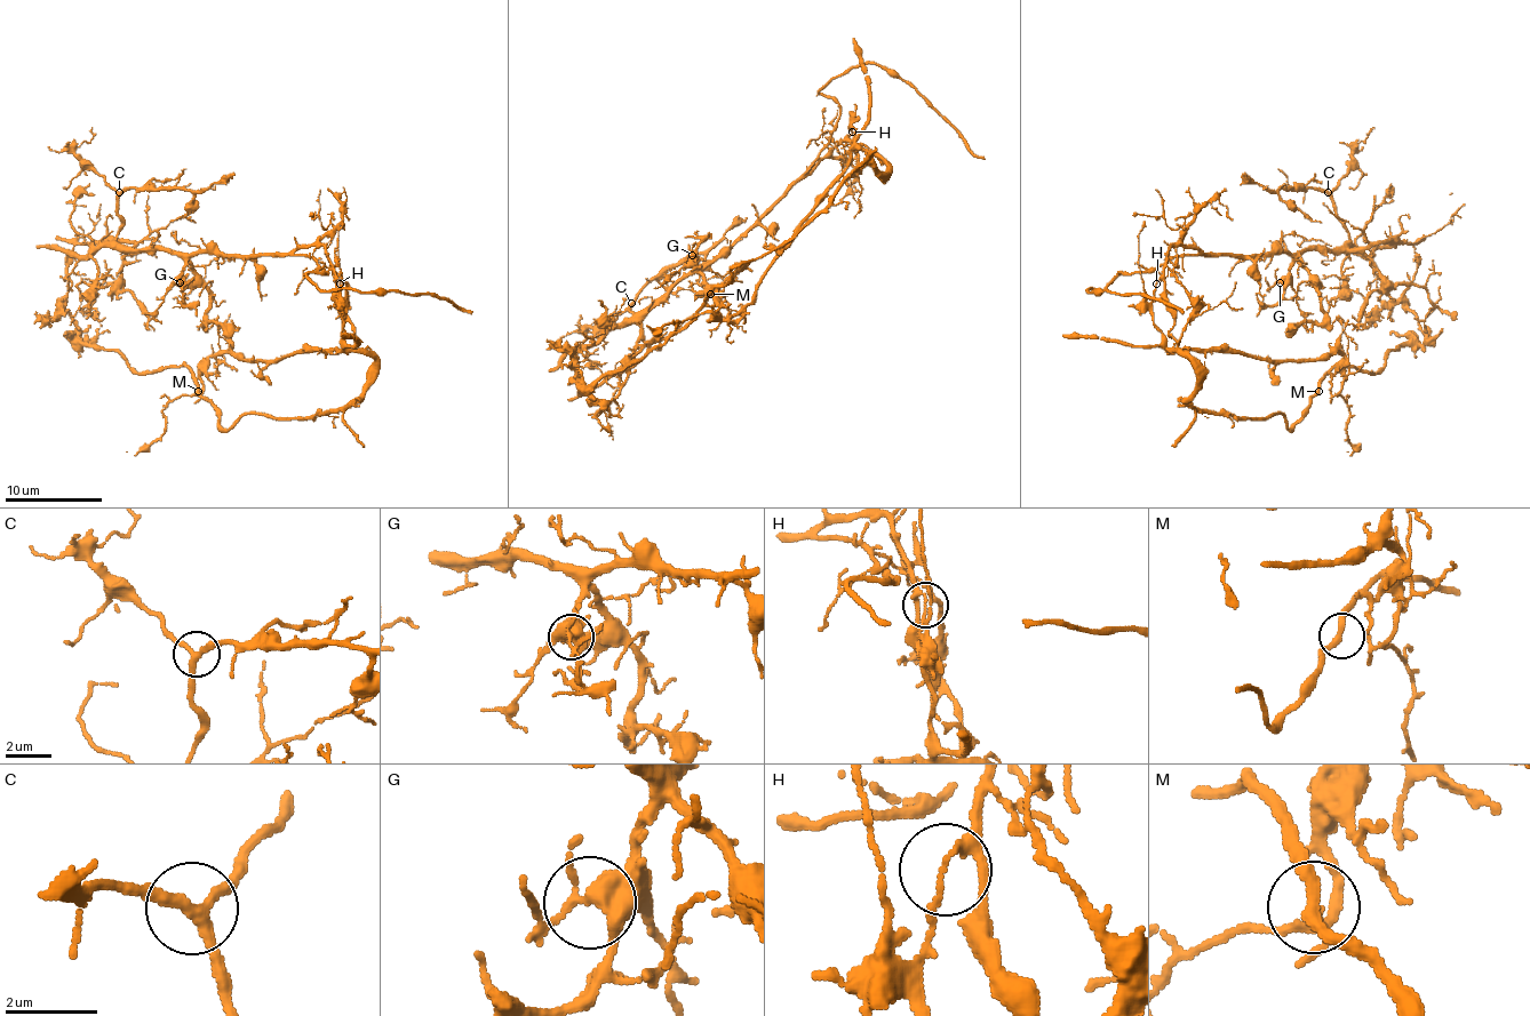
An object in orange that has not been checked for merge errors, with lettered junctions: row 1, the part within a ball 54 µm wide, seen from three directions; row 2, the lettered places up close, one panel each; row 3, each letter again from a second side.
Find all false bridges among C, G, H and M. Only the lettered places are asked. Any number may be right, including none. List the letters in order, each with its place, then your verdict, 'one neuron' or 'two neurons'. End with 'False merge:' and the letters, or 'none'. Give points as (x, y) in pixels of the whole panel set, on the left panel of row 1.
C: at (119, 192); one neuron
G: at (180, 282); one neuron
H: at (340, 284); two neurons
M: at (198, 391); one neuron
False merge: H

